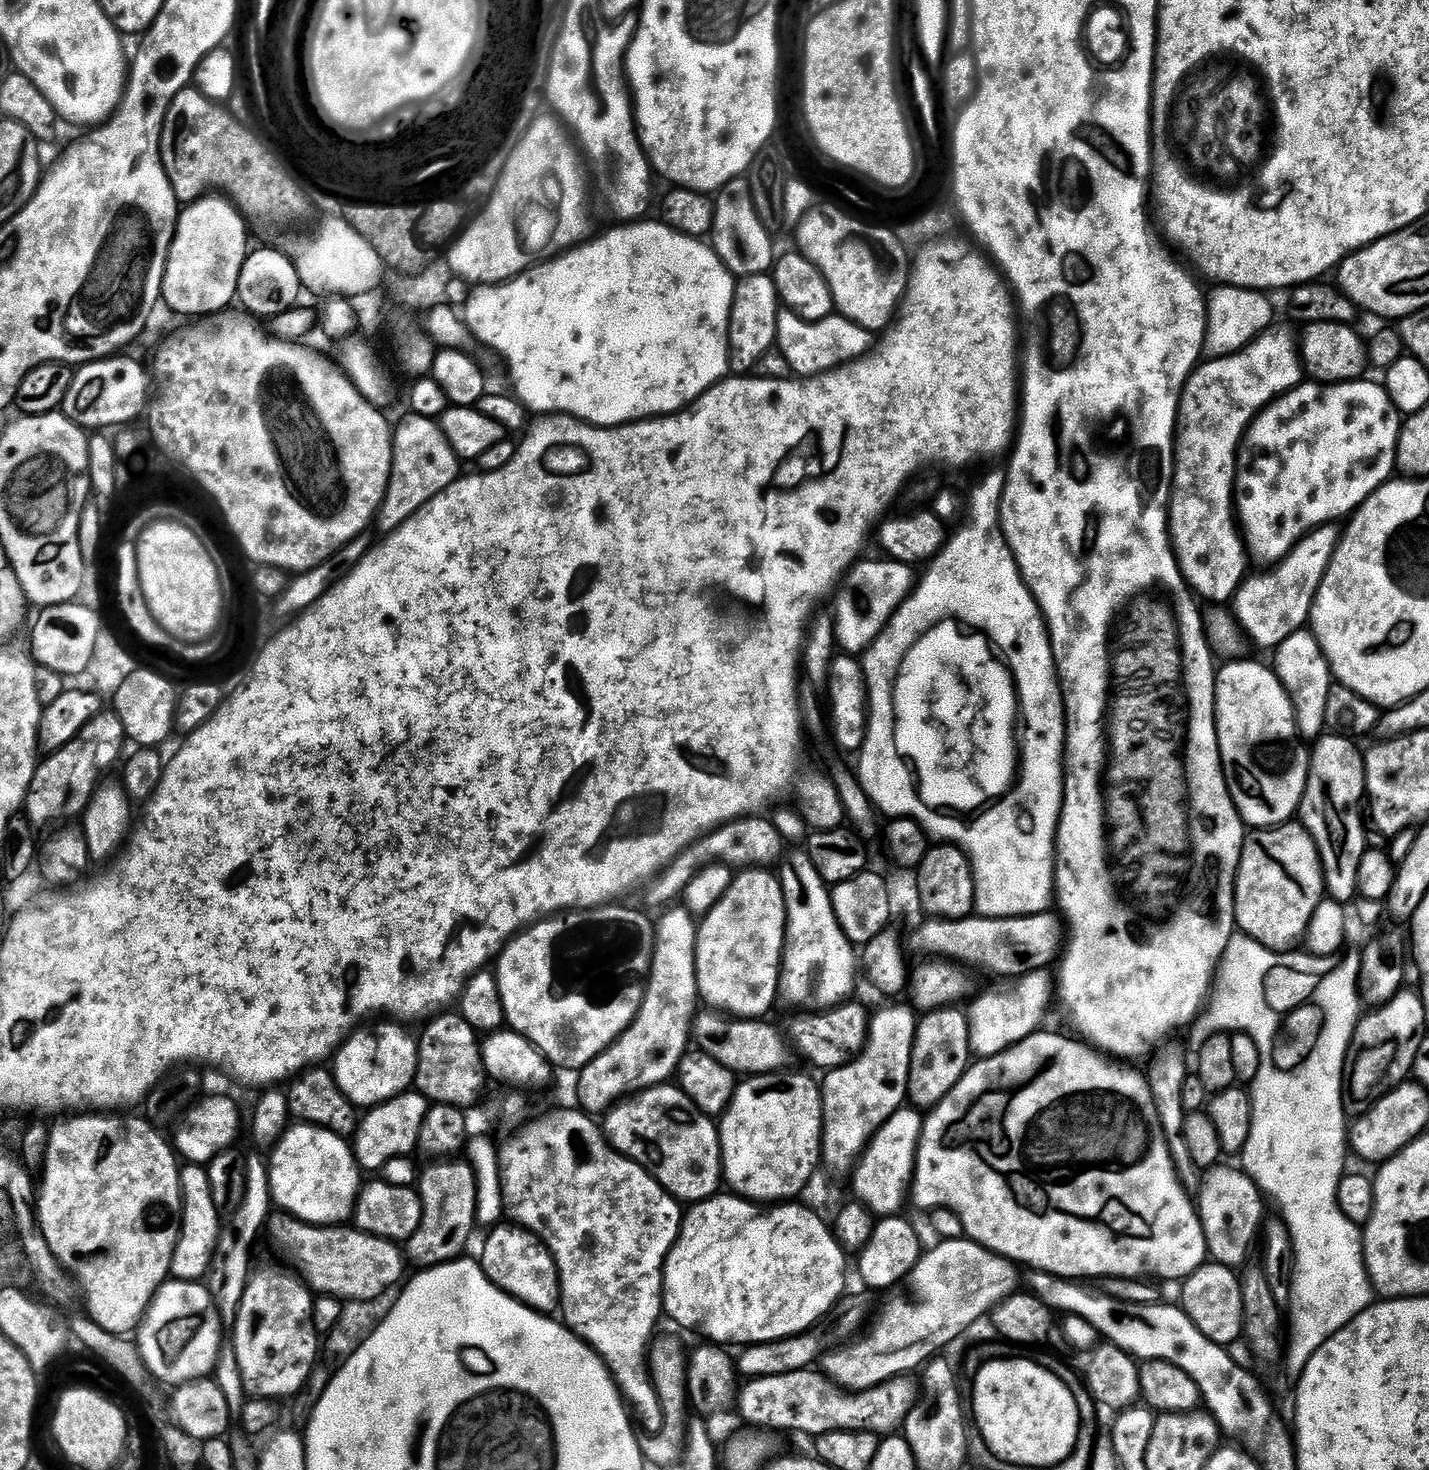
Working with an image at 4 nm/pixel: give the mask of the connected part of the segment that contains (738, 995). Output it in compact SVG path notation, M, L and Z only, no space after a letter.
M744 870L733 875L730 890L699 921L696 930L696 977L699 999L732 1018L764 1018L778 1000L788 915L779 875Z

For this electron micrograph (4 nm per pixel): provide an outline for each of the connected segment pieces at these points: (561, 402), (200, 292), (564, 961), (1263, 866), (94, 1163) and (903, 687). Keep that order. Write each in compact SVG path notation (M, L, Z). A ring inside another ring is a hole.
M666 226L666 244L668 244L668 254L666 248L660 248L658 256L656 248L640 250L640 256L642 254L644 256L642 258L634 256L634 266L624 266L624 272L602 272L602 280L590 280L590 284L516 284L513 280L506 280L502 284L482 284L471 289L472 293L469 294L464 308L462 307L462 319L481 345L493 348L508 363L508 372L512 375L511 391L529 413L572 416L576 420L592 424L595 428L621 428L624 424L635 424L638 420L650 420L657 416L671 416L674 412L683 412L706 390L710 390L729 375L728 327L738 283L737 277L733 276L732 271L720 261L716 251L703 239L687 236ZM656 264L658 264L658 280L660 280L660 266L664 264L666 272L668 264L668 284L652 282L656 280Z
M207 196L187 205L176 222L163 276L163 303L188 318L225 311L237 299L238 278L250 251L247 221L232 202L221 196Z
M616 907L568 910L545 918L513 936L495 961L507 1027L527 1038L557 1069L579 1070L598 1058L630 1027L644 1001L656 930L642 913Z
M1289 822L1280 824L1276 828L1258 828L1249 831L1244 837L1244 845L1242 846L1242 854L1240 855L1240 865L1236 871L1236 927L1241 933L1250 938L1254 938L1254 942L1258 942L1262 946L1266 946L1275 952L1290 952L1297 947L1296 944L1305 939L1308 927L1310 926L1310 918L1314 914L1314 910L1325 899L1326 889L1324 886L1324 867L1320 864L1320 852L1316 848L1314 838L1304 829L1303 823Z
M76 1114L59 1121L49 1134L48 1153L42 1165L44 1181L38 1184L38 1217L42 1234L49 1243L50 1250L74 1277L79 1291L88 1299L87 1315L104 1331L118 1337L127 1337L135 1333L144 1322L144 1314L152 1304L157 1290L169 1279L172 1270L174 1250L180 1237L180 1213L184 1210L184 1196L180 1193L181 1161L173 1145L164 1141L165 1133L151 1124L147 1118L140 1120L136 1114Z
M940 624L940 628L924 630L902 656L890 690L892 706L892 738L896 756L912 756L918 766L918 804L944 804L946 810L974 810L983 812L990 800L984 795L988 784L980 780L976 784L976 768L972 763L984 764L988 752L1014 753L1012 726L1012 688L1008 688L1008 676L1000 672L1000 664L992 664L988 648L980 636L956 628L956 624Z

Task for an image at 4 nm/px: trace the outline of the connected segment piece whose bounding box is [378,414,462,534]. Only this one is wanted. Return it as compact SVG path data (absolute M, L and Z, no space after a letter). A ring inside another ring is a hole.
M411 414L405 416L405 420L400 425L397 423L394 428L392 438L392 473L390 474L388 489L384 495L384 505L380 507L378 513L378 528L380 524L381 533L384 534L394 531L398 526L402 526L402 522L406 522L418 509L426 506L426 502L430 502L438 494L442 494L442 490L446 490L446 486L454 483L462 472L462 469L460 469L462 461L457 456L456 451L450 446L446 434L442 431L437 421Z

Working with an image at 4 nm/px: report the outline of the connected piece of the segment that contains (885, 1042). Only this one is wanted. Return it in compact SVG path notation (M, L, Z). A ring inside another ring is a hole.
M905 1006L905 1008L884 1008L880 1013L871 1017L868 1026L868 1040L864 1043L864 1048L860 1051L859 1056L848 1061L847 1064L843 1064L840 1068L833 1068L827 1073L828 1076L825 1080L822 1080L822 1091L824 1094L824 1139L822 1141L822 1164L828 1168L833 1168L836 1172L844 1172L853 1167L859 1161L863 1151L867 1148L868 1143L872 1141L872 1137L876 1135L876 1132L880 1127L891 1118L895 1112L899 1112L901 1108L905 1107L908 1100L908 1078L910 1072L910 1062L912 1061L912 1051L914 1050L914 1038L916 1037L916 1026L918 1023L918 1016L911 1007Z

